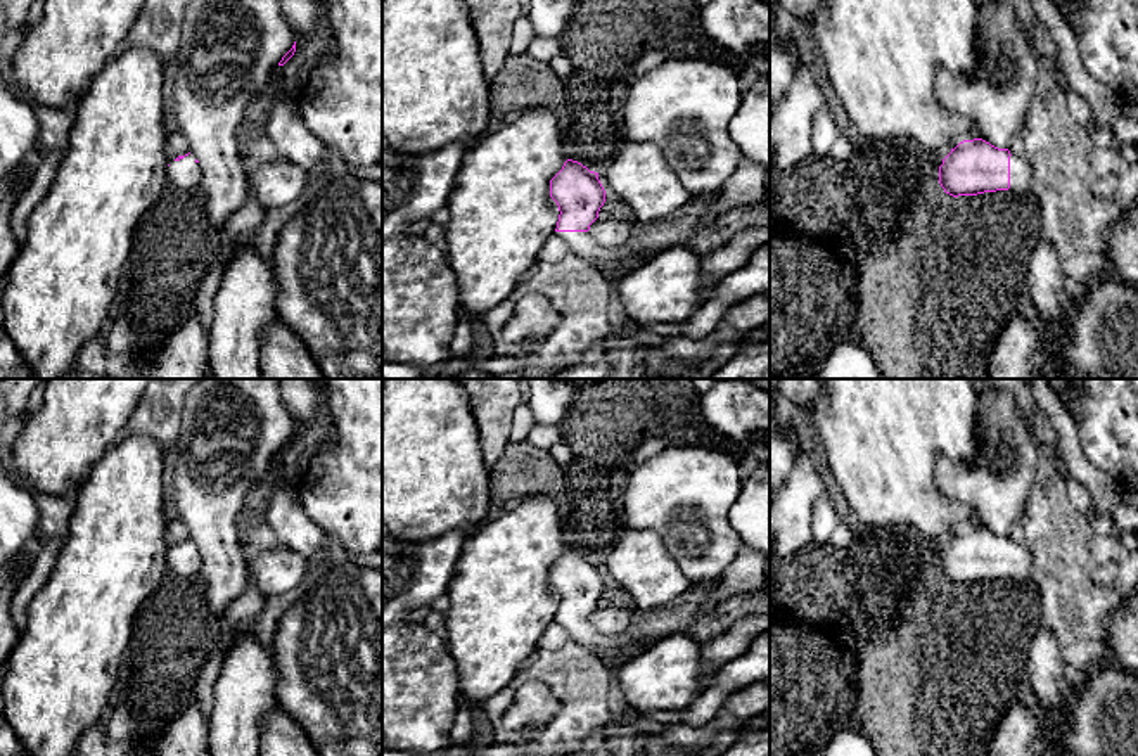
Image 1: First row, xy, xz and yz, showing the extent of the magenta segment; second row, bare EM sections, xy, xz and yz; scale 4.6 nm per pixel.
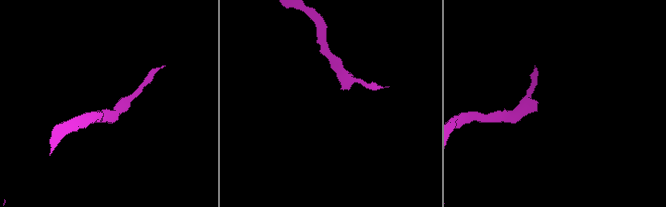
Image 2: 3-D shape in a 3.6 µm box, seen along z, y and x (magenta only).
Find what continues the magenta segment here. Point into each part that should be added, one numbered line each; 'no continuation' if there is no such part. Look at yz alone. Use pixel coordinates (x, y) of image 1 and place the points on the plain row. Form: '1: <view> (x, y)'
1: yz (1021, 561)

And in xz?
1: xz (625, 739)

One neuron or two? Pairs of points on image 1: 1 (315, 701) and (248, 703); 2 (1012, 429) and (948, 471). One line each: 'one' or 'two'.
1: two
2: one

